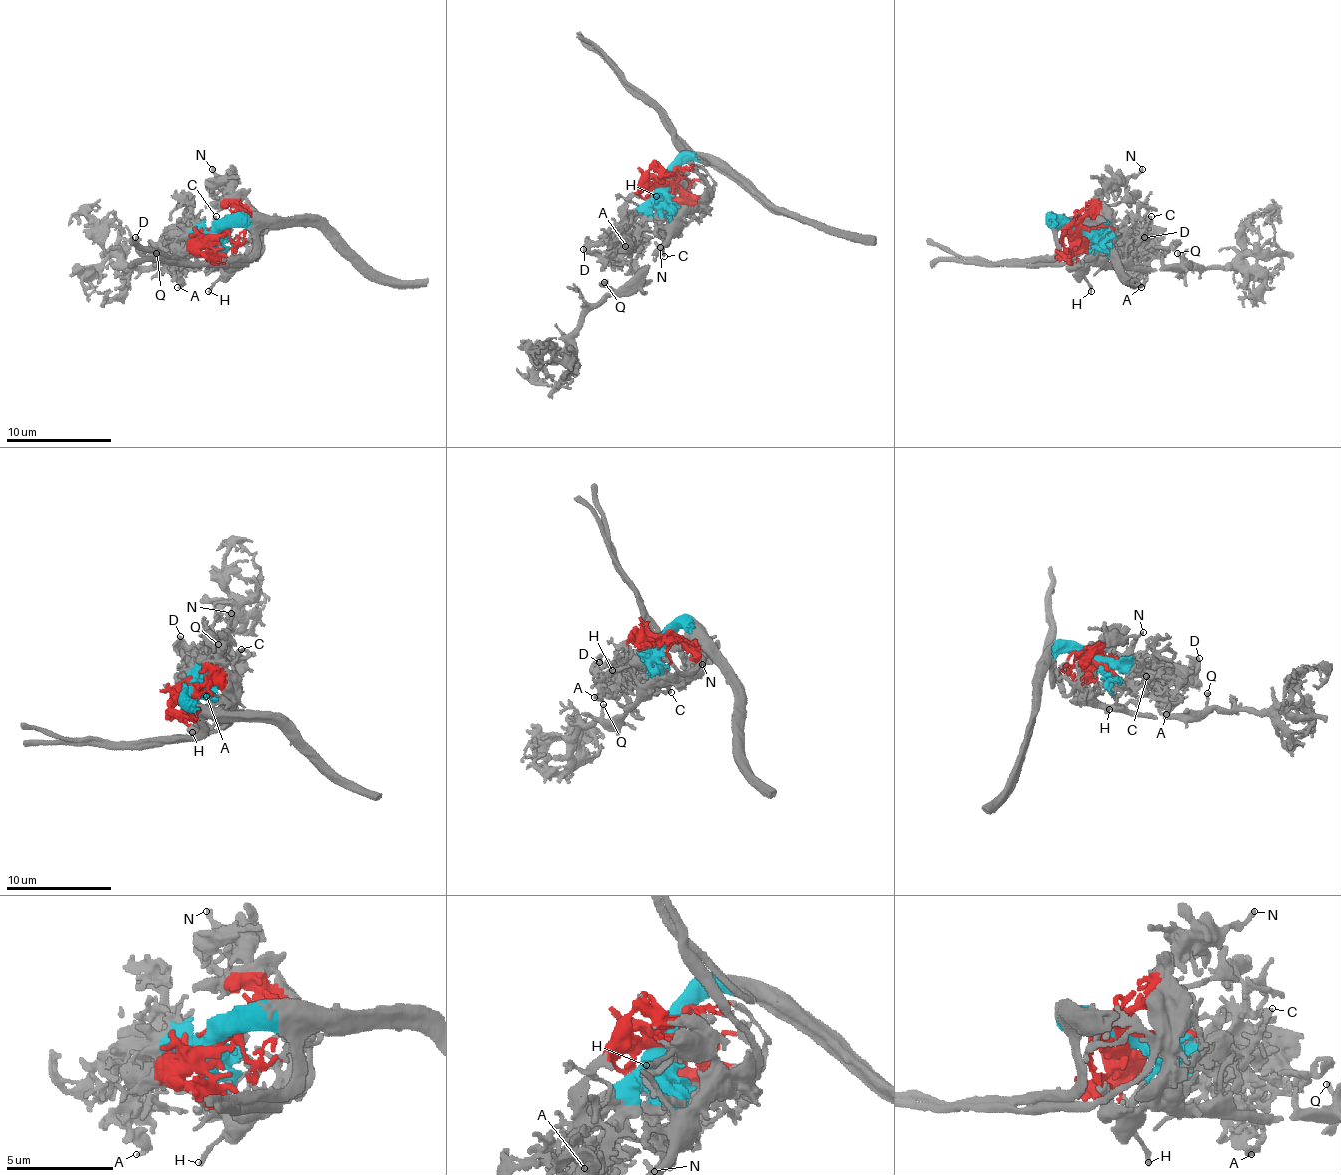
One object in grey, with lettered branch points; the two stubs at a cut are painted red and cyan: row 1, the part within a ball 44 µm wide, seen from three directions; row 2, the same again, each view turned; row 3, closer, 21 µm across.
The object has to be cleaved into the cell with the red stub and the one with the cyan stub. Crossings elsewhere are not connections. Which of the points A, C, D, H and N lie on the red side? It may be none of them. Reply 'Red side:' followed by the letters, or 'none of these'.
Red side: H, N

